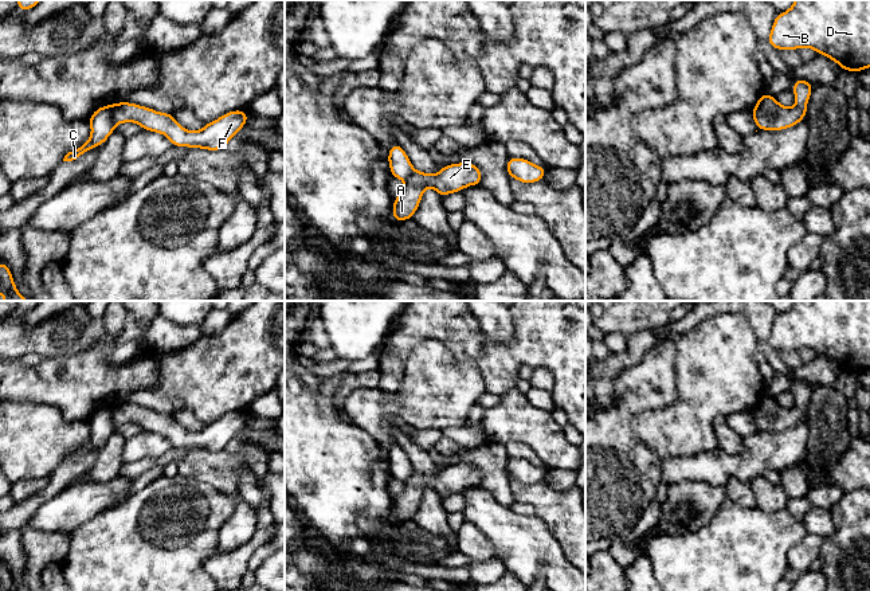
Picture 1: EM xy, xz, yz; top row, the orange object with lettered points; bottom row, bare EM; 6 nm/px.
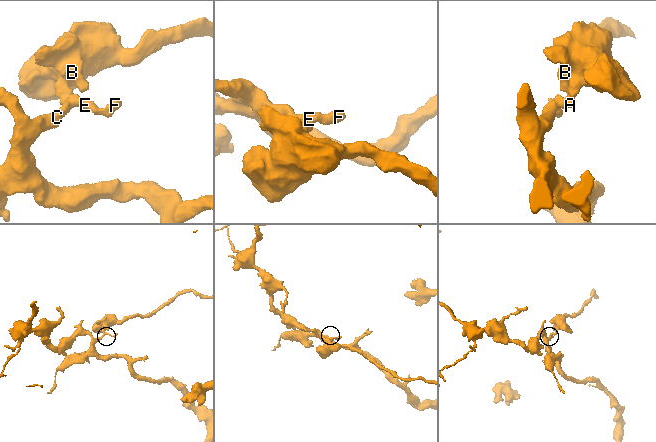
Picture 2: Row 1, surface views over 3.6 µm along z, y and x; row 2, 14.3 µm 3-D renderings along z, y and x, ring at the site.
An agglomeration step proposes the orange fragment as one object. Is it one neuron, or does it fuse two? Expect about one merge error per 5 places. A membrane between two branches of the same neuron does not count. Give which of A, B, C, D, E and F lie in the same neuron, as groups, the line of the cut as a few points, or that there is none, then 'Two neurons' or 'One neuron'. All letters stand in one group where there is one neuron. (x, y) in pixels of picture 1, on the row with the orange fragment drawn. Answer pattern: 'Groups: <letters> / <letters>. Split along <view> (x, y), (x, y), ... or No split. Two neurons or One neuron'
Groups: A B D E F / C. Split along xy (106, 106), (114, 125). Two neurons

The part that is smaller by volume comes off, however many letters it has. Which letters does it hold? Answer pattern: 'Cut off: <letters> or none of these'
Cut off: A, B, D, E, F

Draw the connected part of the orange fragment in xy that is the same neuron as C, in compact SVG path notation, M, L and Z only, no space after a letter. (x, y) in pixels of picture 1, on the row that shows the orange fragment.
M107 106L98 107L89 118L91 128L90 138L79 148L68 152L63 161L72 161L79 158L82 154L90 149L102 145L111 133L114 133L114 124Z

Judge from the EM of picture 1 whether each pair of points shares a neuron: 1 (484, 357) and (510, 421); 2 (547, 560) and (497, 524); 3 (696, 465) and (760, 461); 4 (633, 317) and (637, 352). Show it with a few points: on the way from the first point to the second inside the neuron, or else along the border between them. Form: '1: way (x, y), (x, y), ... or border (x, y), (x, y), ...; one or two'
1: border (514, 387), (500, 395); two
2: way (535, 551), (509, 533); one
3: way (712, 466), (744, 466); one
4: border (657, 327), (626, 337); two

